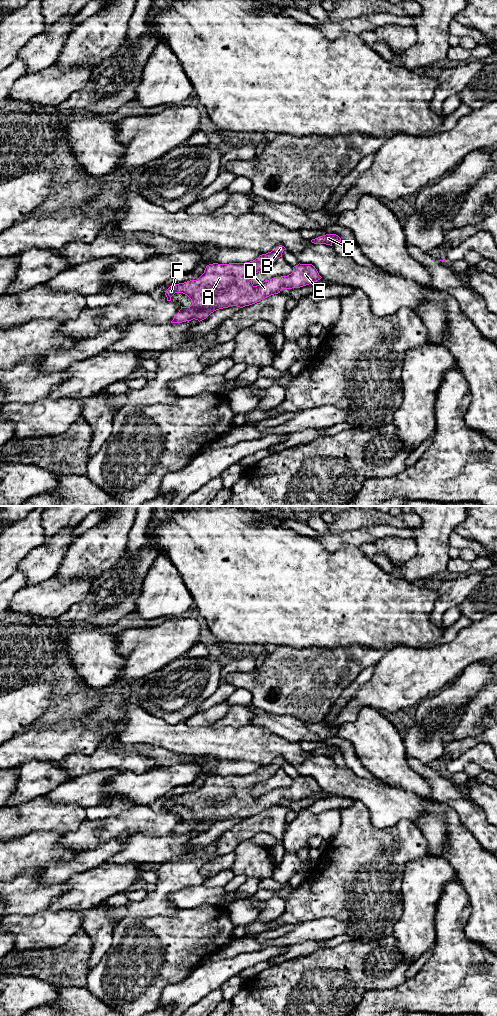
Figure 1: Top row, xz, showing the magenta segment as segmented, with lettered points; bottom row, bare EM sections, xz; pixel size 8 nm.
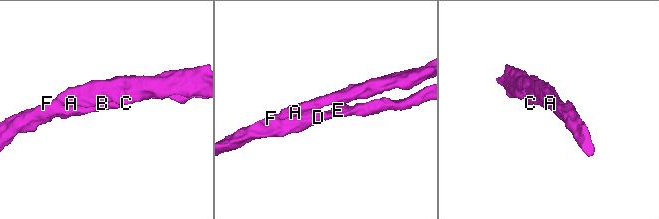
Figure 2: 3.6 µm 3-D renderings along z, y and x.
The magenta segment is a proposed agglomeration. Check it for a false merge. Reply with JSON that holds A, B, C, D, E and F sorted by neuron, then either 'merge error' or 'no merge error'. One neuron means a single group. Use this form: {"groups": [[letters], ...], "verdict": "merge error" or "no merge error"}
{"groups": [["A", "B", "C", "D", "E", "F"]], "verdict": "no merge error"}

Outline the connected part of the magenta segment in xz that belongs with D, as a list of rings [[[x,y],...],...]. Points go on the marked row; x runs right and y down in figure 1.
[[[279,245],[250,262],[209,264],[197,280],[173,283],[166,290],[167,301],[171,301],[175,293],[183,293],[191,299],[192,305],[181,306],[171,323],[193,319],[200,322],[216,310],[230,306],[243,308],[278,294],[283,289],[300,288],[322,278],[312,264],[299,263],[288,276],[274,277],[254,286],[252,277],[282,257],[284,250],[286,248]]]

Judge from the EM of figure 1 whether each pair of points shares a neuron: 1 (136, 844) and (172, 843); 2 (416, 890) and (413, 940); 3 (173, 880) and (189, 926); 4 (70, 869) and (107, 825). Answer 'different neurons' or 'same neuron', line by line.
1: same neuron
2: same neuron
3: different neurons
4: different neurons

